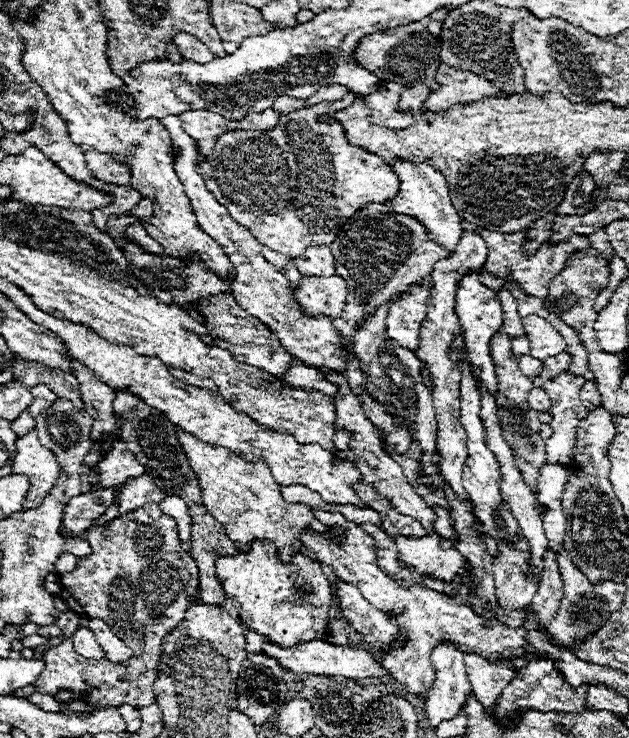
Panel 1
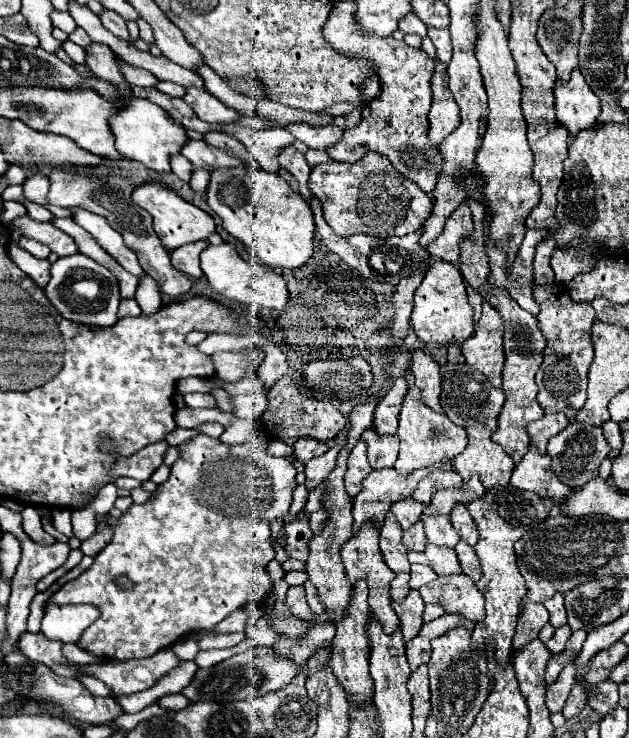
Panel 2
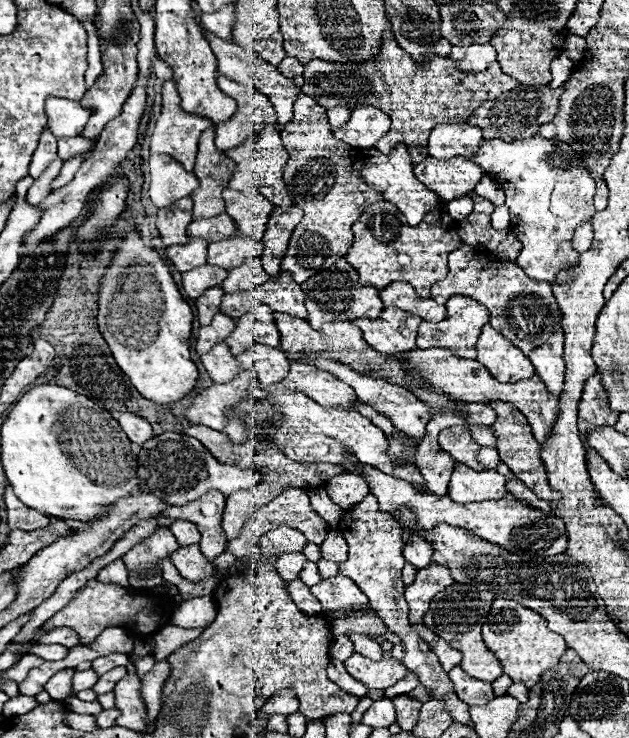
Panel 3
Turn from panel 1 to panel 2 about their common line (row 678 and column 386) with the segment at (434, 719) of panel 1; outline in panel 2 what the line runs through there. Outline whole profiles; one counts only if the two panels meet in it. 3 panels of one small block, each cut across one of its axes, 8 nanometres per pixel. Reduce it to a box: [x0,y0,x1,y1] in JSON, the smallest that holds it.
[360,428,398,470]

